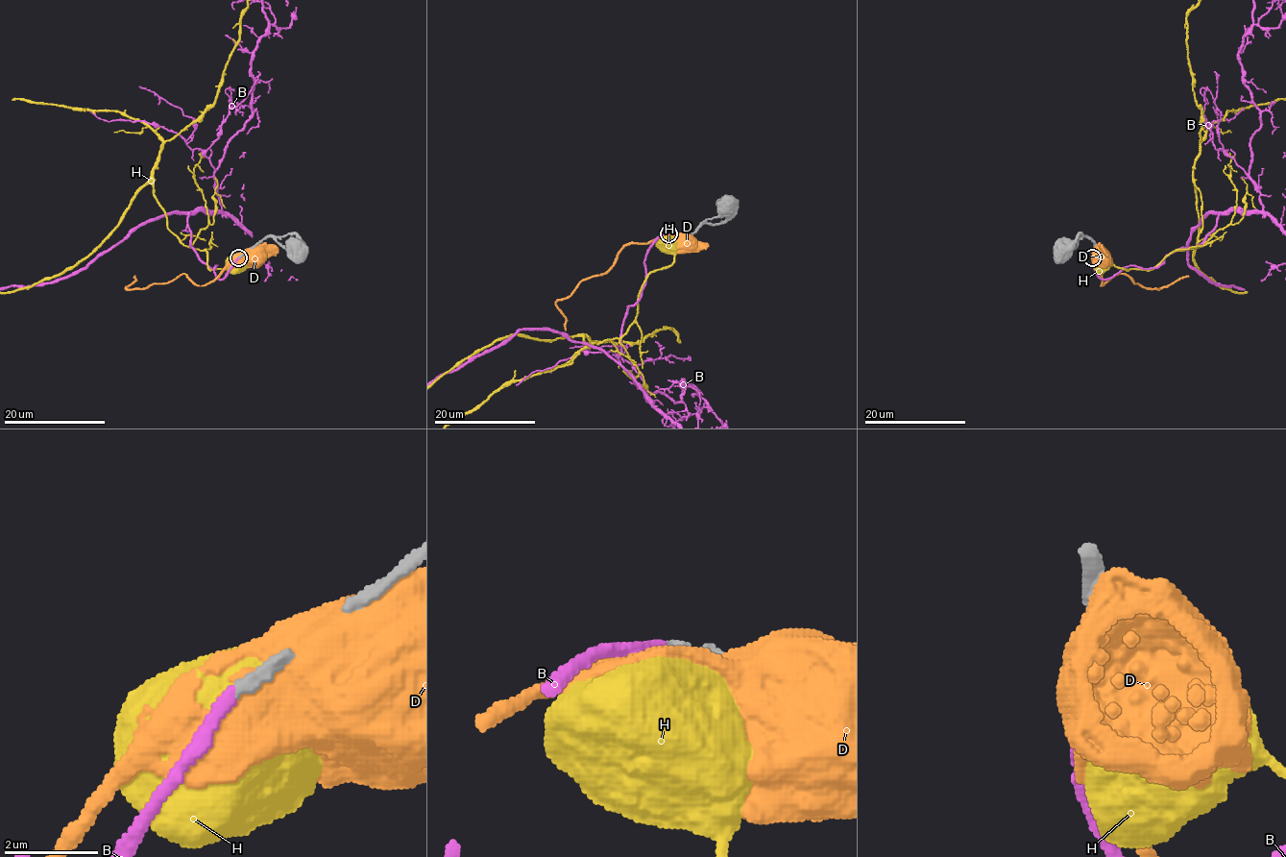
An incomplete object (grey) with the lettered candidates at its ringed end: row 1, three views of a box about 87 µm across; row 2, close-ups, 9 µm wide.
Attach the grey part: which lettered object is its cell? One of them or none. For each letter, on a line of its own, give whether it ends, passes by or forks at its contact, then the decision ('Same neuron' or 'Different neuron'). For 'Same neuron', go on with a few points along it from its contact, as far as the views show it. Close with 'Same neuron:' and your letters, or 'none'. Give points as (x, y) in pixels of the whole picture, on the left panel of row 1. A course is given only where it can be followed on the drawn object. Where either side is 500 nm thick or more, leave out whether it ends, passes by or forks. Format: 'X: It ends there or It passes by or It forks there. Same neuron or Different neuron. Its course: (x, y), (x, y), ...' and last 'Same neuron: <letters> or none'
B: It ends there. Same neuron
D: Different neuron
H: Different neuron
Same neuron: B

